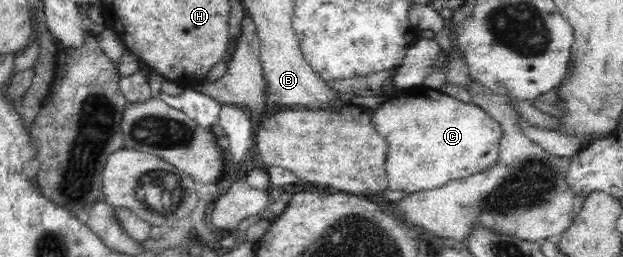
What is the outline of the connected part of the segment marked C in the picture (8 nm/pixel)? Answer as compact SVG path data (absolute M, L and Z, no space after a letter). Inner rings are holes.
M424 84L404 90L401 98L396 99L392 96L383 101L379 108L373 111L371 124L387 145L384 160L387 190L414 193L441 188L450 180L473 176L489 168L498 159L499 139L501 138L499 125L474 104L463 103L440 90L426 87Z

